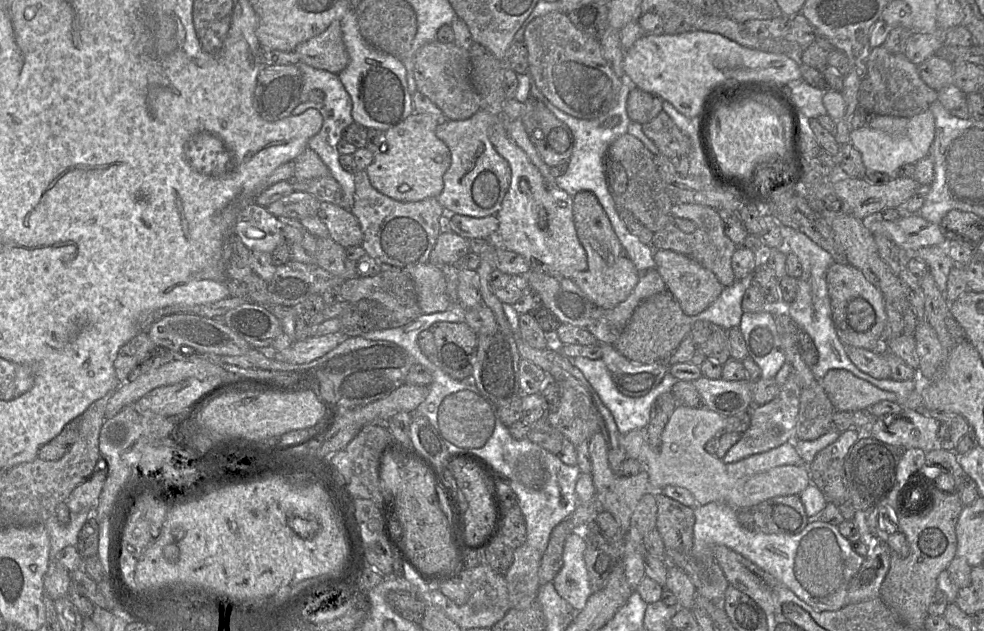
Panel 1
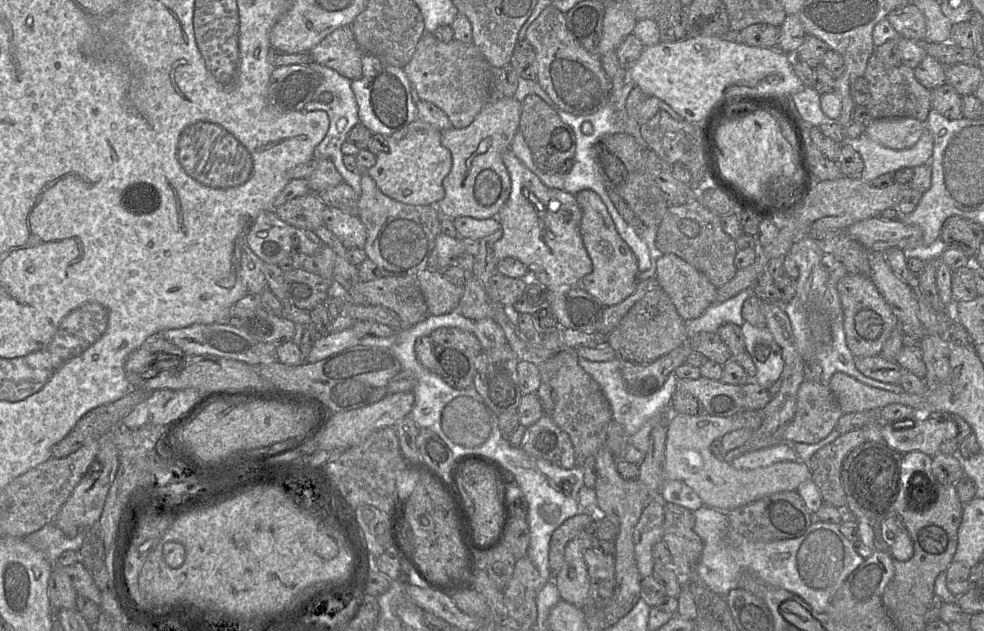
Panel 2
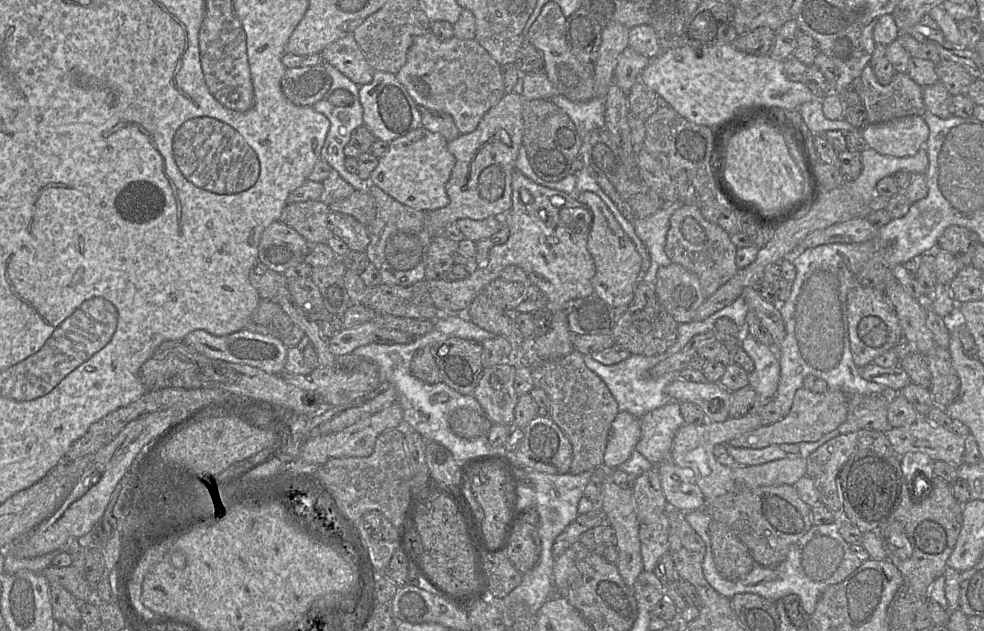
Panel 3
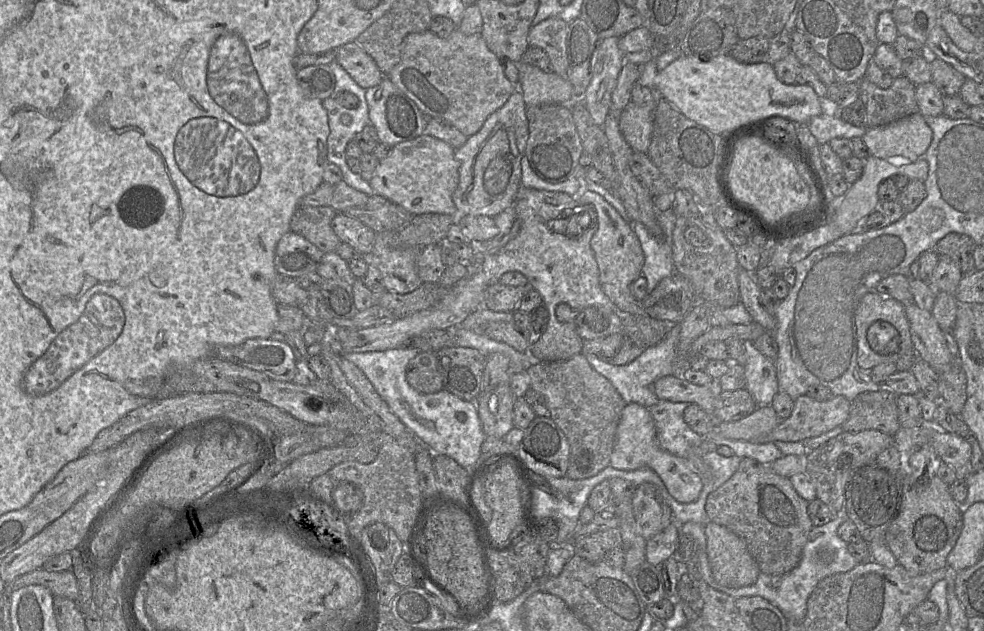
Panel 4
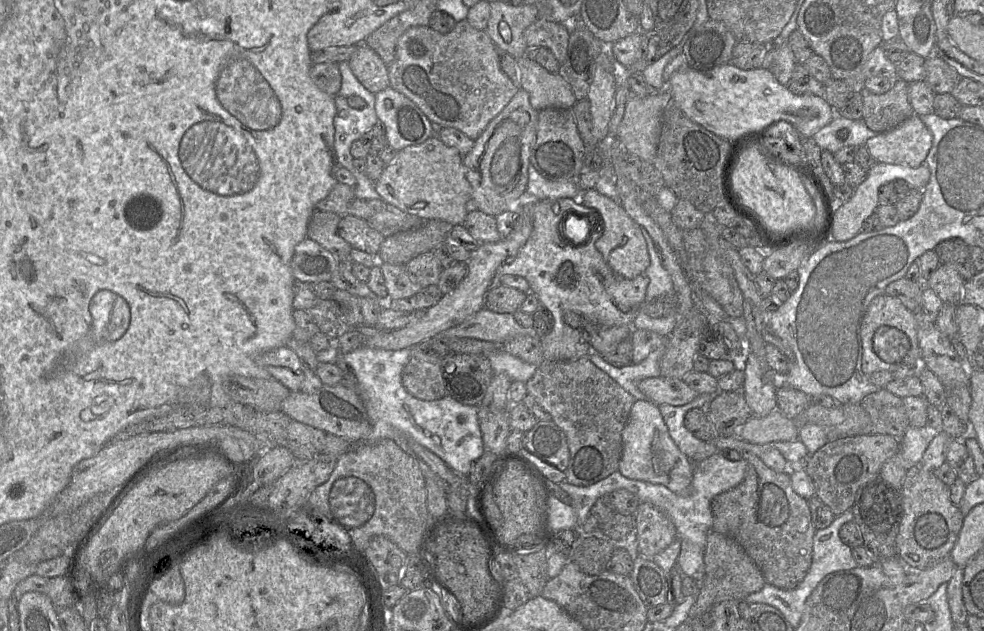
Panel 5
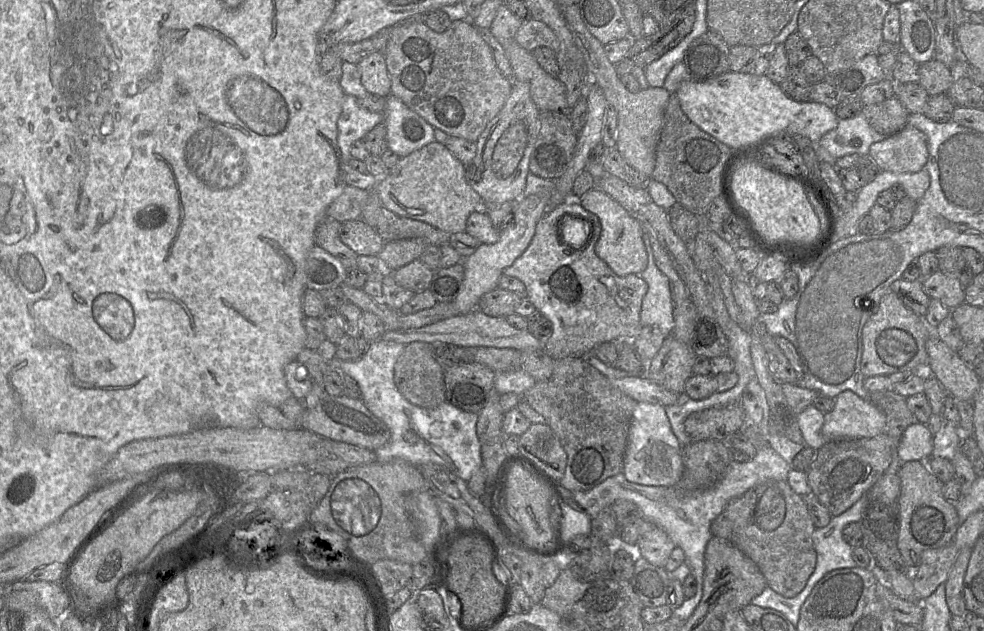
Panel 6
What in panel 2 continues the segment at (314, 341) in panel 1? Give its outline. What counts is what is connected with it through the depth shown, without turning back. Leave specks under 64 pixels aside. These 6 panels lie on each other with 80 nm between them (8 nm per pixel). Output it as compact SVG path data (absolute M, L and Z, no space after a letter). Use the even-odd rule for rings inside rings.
M353 328L335 333L325 333L314 342L314 345L304 362L315 363L349 347L359 344L362 335Z

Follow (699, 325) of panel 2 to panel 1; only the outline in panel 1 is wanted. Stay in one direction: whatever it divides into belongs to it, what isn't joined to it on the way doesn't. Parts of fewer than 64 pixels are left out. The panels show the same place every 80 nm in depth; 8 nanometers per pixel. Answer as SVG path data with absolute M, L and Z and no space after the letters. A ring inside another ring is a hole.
M738 280L725 287L719 298L695 320L712 322L725 330L739 328L743 316L742 301L748 287L748 280Z

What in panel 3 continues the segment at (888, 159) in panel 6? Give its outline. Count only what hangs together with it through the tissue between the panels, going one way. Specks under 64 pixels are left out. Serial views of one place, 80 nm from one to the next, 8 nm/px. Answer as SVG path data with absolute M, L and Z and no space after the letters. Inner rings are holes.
M912 115L868 124L862 135L869 147L880 154L904 157L916 154L926 145L929 127L923 116Z

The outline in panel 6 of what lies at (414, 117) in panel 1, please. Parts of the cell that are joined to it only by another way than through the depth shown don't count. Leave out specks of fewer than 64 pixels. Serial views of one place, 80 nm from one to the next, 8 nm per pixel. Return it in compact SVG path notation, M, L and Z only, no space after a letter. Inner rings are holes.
M436 140L400 158L397 164L379 179L373 192L380 197L382 205L397 216L426 222L448 234L465 232L468 217L483 204L480 195L467 180L466 166L444 144Z

